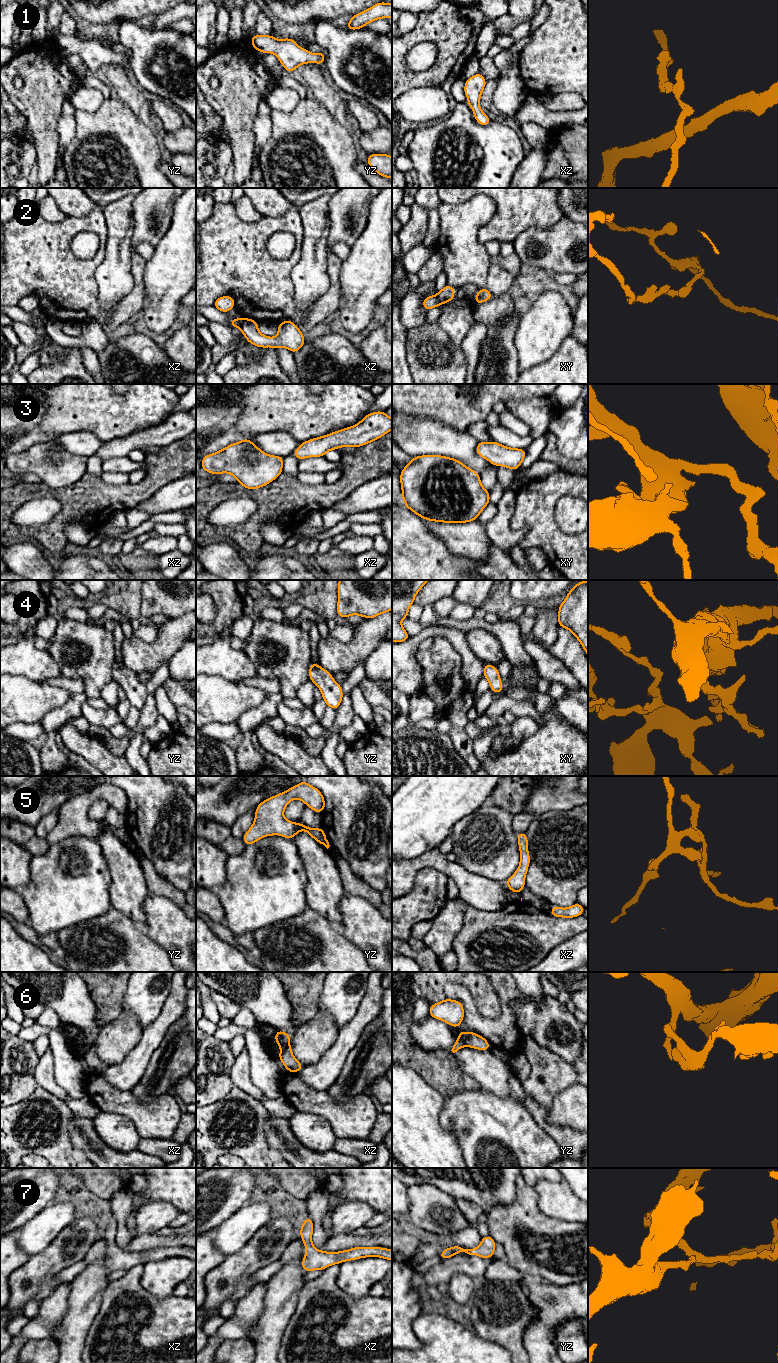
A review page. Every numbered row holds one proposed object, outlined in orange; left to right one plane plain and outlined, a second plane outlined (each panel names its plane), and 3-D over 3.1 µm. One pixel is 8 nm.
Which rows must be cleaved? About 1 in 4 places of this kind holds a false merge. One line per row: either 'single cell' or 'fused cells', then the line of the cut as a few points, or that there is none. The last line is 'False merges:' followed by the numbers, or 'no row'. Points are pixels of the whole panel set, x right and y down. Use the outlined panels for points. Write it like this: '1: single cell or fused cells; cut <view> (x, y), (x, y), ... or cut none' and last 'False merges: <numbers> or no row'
1: single cell; cut none
2: fused cells; cut xz (243, 318), (240, 327)
3: single cell; cut none
4: single cell; cut none
5: single cell; cut none
6: fused cells; cut yz (459, 1038), (465, 1045)
7: single cell; cut none
False merges: 2, 6

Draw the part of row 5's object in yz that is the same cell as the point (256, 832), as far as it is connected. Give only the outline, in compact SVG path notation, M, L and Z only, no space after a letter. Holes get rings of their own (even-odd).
M304 779L300 784L262 801L255 809L254 823L243 835L243 842L249 846L265 836L281 835L286 839L292 839L301 830L306 831L319 844L329 848L329 842L325 837L322 827L310 828L304 823L288 821L283 812L291 800L300 799L314 812L323 813L325 799L320 790L307 783Z

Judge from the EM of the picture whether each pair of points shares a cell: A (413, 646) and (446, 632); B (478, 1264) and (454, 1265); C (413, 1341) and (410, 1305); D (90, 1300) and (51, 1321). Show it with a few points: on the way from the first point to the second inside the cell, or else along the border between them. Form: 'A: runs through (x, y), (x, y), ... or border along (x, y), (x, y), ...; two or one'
A: runs through (420, 638), (427, 632), (438, 632); one
B: runs through (472, 1264), (460, 1264); one
C: runs through (406, 1332), (406, 1314); one
D: border along (69, 1292), (66, 1311), (56, 1328), (54, 1337); two

